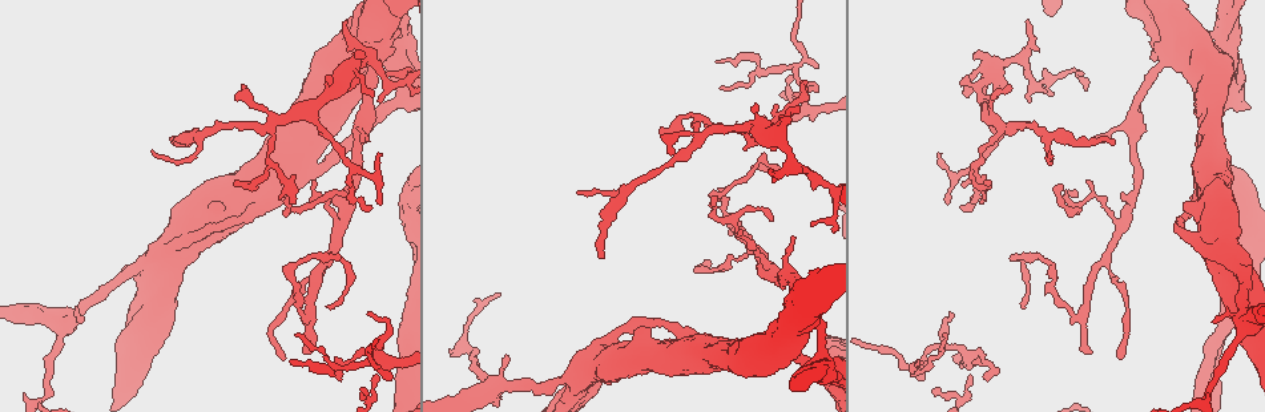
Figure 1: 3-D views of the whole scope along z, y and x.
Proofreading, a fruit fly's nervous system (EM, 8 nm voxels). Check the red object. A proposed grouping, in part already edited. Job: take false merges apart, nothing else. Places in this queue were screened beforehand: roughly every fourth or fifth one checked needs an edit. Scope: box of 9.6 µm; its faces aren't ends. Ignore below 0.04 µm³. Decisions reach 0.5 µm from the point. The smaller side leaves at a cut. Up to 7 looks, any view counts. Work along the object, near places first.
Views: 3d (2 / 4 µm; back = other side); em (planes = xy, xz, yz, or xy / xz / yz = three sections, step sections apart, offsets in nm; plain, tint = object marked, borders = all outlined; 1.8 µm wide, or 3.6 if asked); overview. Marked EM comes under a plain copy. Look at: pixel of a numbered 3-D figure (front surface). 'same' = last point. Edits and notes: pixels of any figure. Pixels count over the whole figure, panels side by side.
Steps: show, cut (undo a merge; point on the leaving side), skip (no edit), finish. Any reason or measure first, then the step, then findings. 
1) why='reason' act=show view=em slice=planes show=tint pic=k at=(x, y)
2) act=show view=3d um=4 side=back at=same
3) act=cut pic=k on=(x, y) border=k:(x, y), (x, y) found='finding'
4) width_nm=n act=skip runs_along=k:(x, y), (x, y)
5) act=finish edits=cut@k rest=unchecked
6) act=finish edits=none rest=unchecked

why='two arms in line, one across' act=show view=em slice=xy step=16 show=tint pic=1 at=(1242, 314)

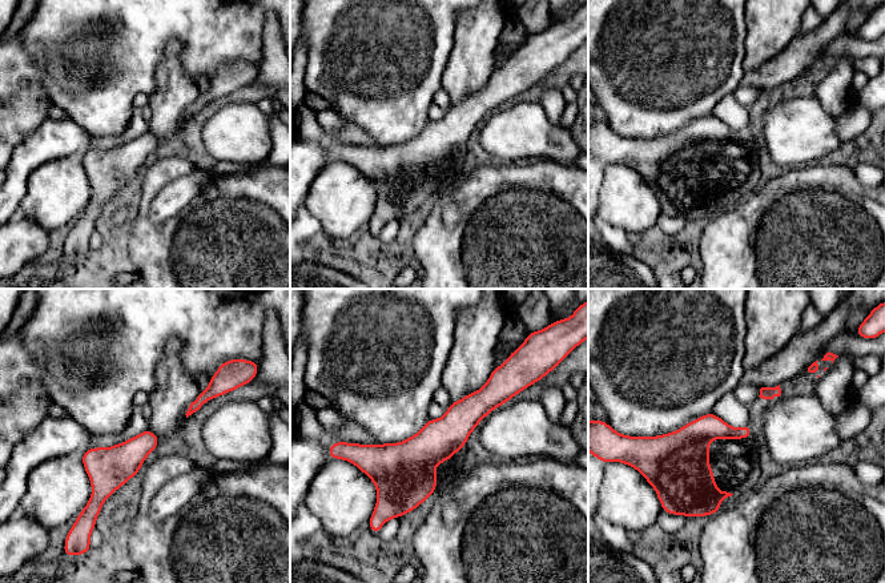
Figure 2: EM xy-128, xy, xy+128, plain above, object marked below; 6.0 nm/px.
act=show view=em slice=planes show=borders at=same

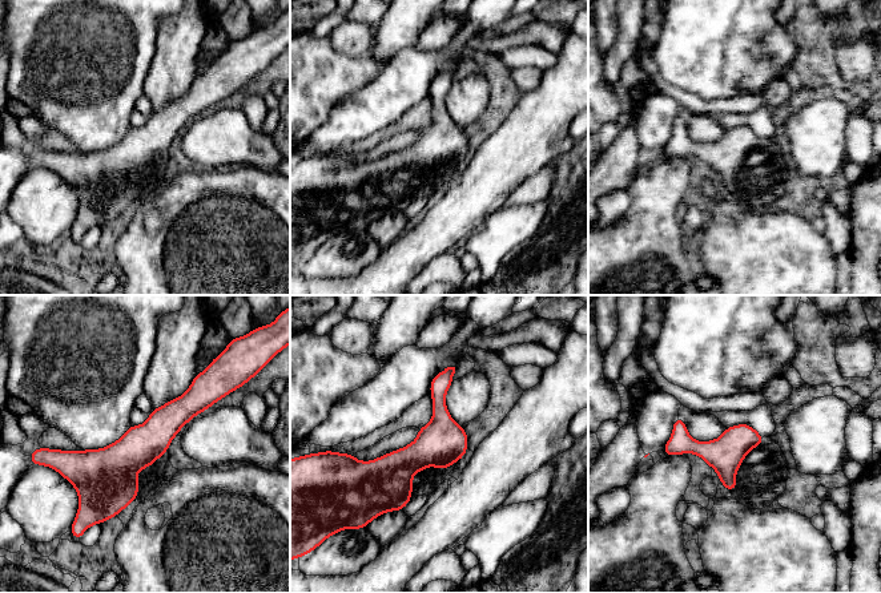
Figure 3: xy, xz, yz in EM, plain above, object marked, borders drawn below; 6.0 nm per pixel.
act=skip found='continuous, no second neuron'

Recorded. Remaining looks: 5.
why='four-way junction' act=show view=em um=3.6 slice=yz step=8 show=tint pic=1 at=(569, 378)

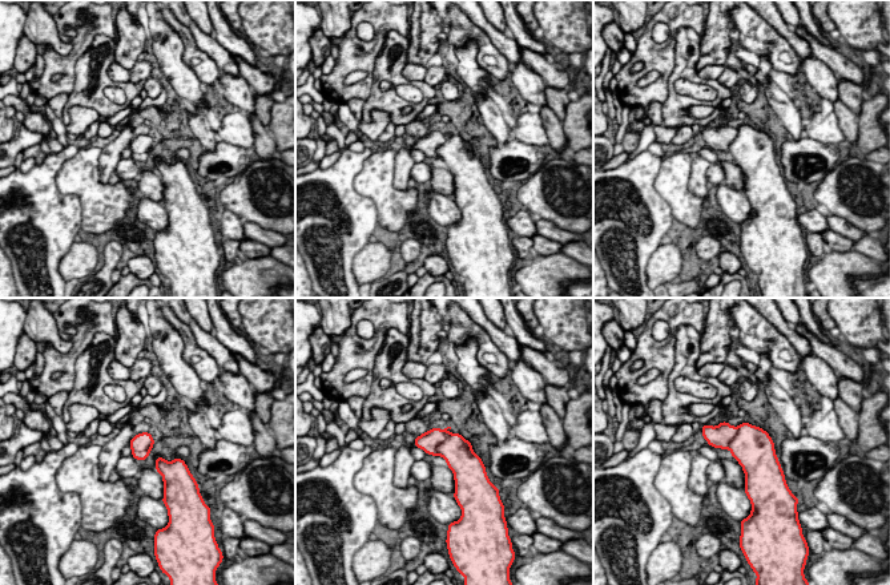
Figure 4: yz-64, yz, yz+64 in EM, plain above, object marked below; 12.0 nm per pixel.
act=show view=em um=3.6 slice=planes show=borders at=same

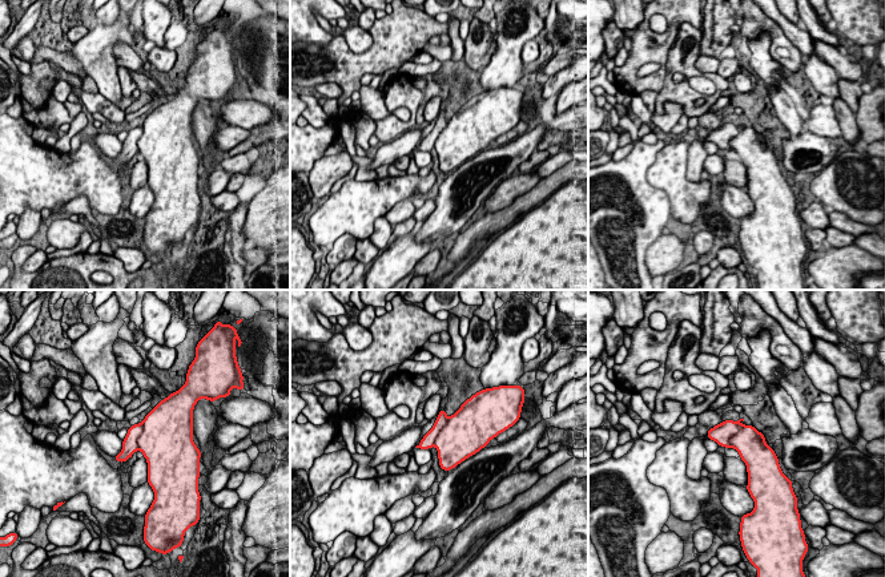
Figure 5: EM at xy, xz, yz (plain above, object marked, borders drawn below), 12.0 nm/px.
width_nm=360 act=cut pic=5 on=(129, 444) border=5:(141, 422), (137, 448) found='a second neuron is stuck on'

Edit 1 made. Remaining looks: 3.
why='three arms meet' act=show view=em um=3.6 slice=planes show=tint pic=1 at=(312, 108)

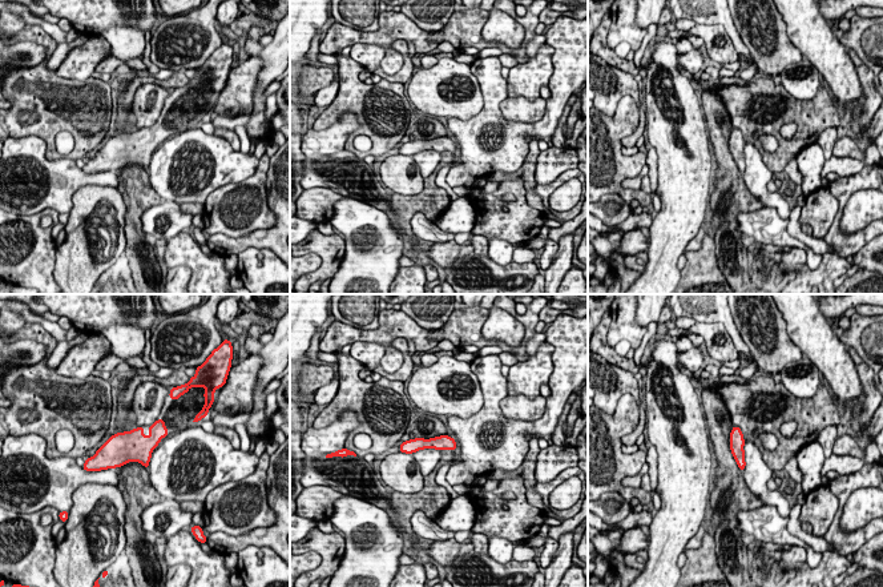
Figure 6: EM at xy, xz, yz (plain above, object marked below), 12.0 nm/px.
act=skip runs_along=6:(452, 442), (416, 443), (402, 449) found='one neuron here'

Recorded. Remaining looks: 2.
act=finish edits=cut@5 rest=unchecked

